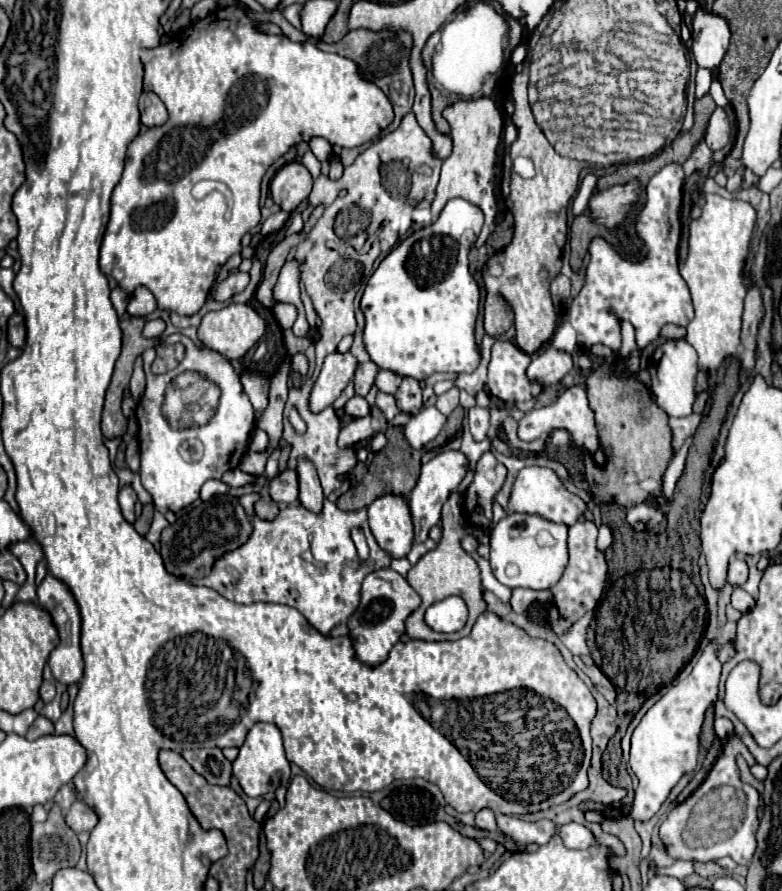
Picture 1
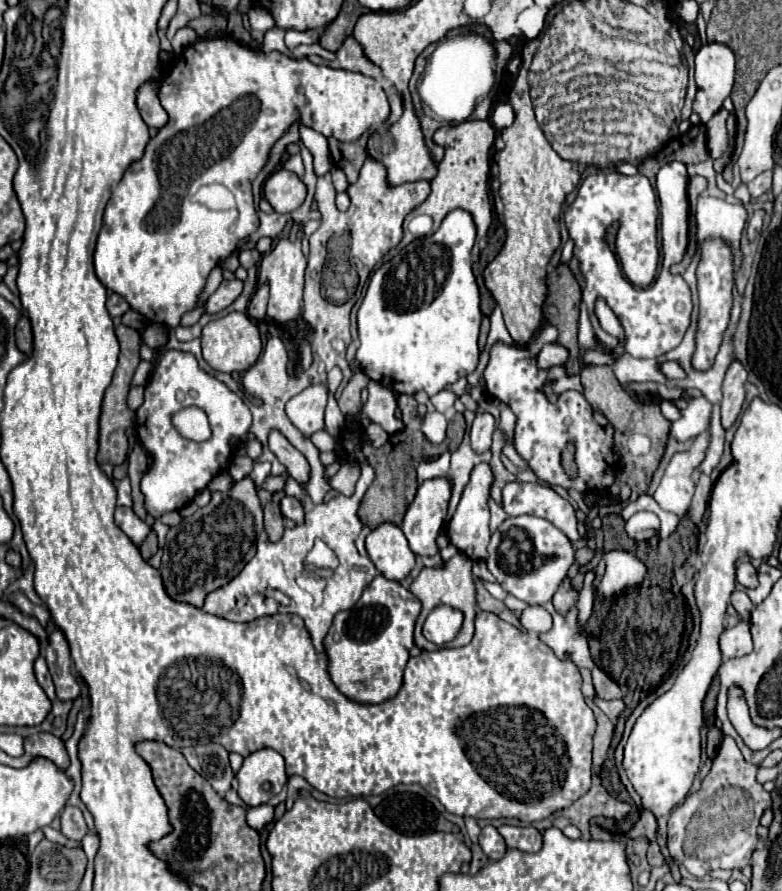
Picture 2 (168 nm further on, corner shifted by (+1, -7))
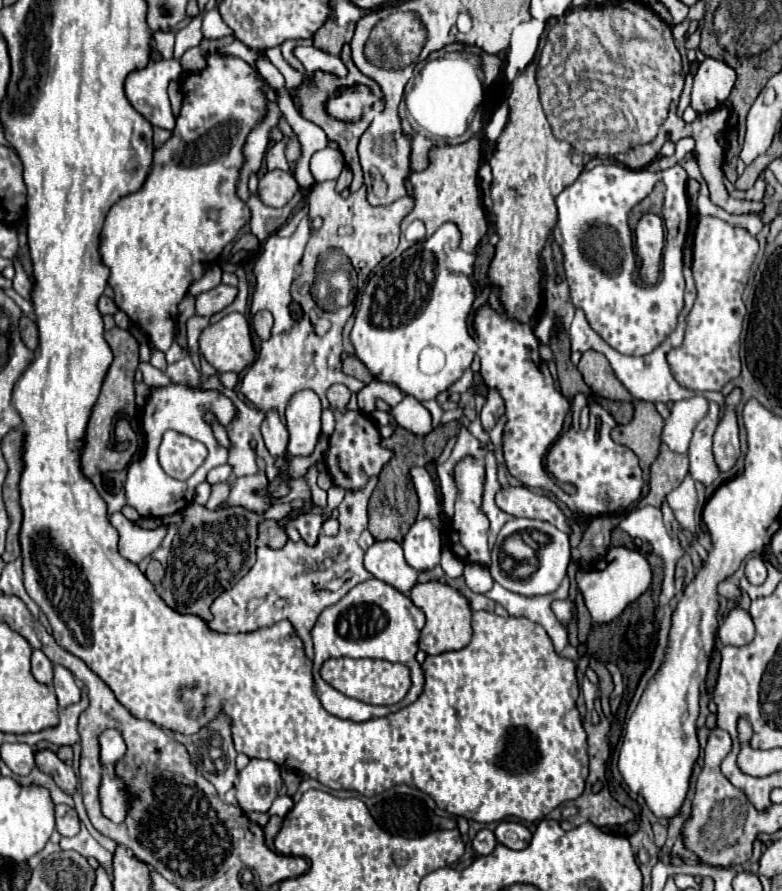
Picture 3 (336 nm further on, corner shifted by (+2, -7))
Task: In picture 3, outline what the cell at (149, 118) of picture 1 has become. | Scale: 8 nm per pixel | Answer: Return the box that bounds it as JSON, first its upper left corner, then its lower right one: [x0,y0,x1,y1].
[124,58,182,130]

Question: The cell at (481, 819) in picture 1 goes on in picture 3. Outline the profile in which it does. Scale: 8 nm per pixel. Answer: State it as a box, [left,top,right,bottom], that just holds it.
[472,828,496,856]

